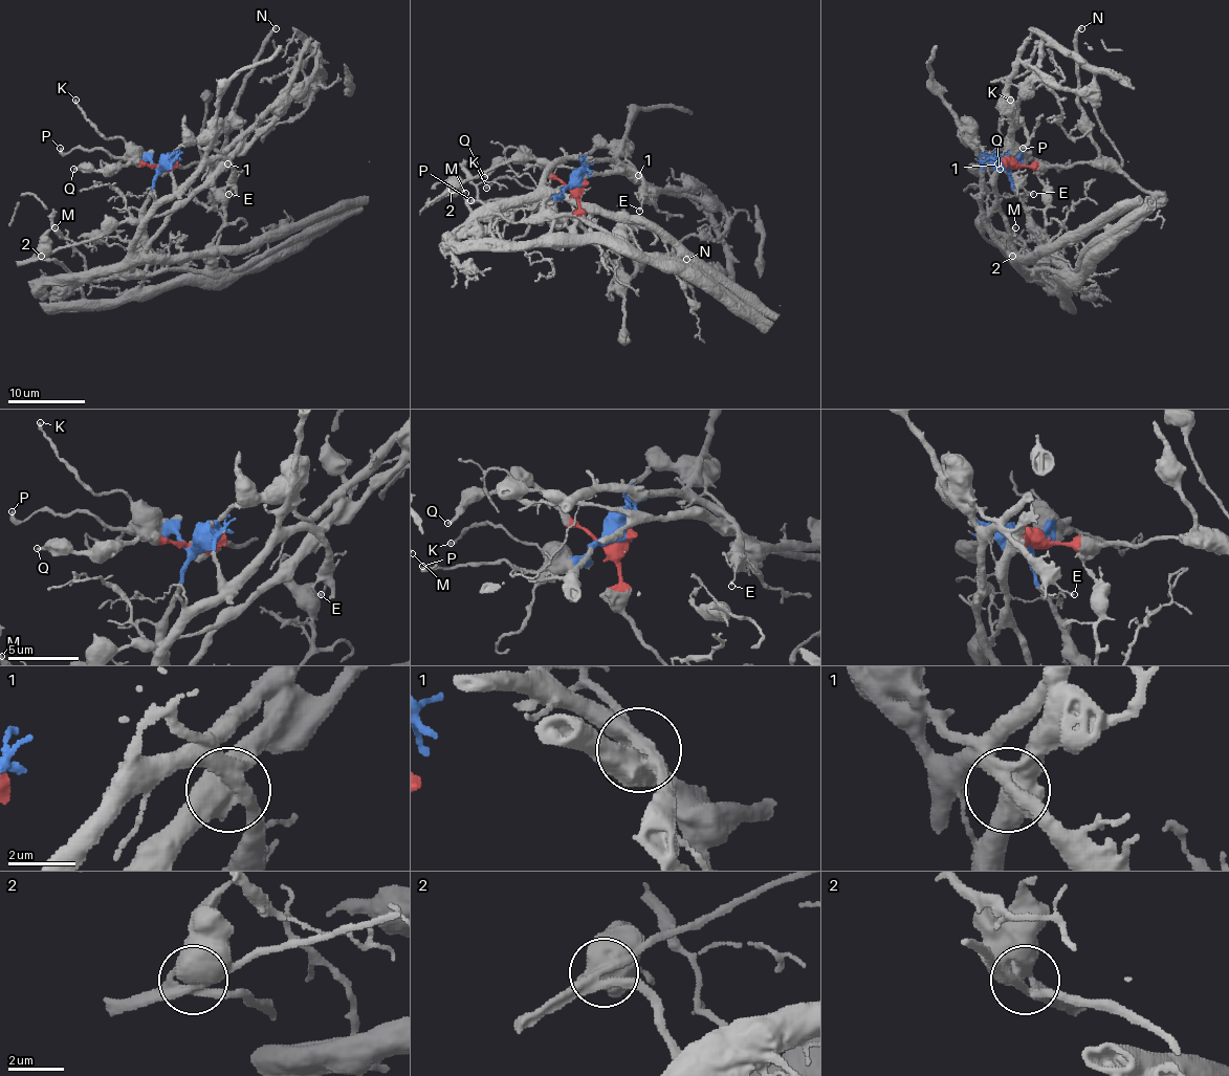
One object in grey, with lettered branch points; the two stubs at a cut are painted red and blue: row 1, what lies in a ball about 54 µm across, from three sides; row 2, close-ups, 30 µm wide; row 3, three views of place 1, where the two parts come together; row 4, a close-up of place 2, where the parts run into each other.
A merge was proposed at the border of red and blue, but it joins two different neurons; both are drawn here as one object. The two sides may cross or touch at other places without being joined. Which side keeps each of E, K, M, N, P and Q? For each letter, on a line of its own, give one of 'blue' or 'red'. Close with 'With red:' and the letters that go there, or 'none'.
E: blue
K: blue
M: blue
N: red
P: blue
Q: red
With red: N, Q

